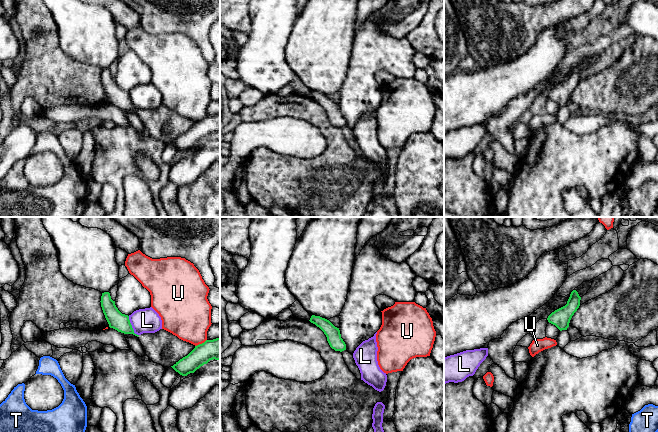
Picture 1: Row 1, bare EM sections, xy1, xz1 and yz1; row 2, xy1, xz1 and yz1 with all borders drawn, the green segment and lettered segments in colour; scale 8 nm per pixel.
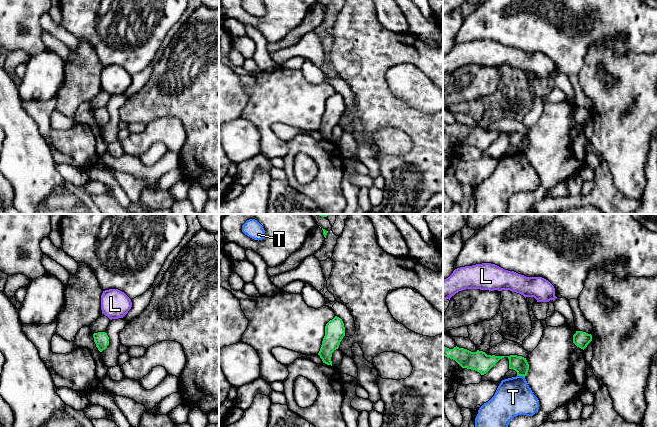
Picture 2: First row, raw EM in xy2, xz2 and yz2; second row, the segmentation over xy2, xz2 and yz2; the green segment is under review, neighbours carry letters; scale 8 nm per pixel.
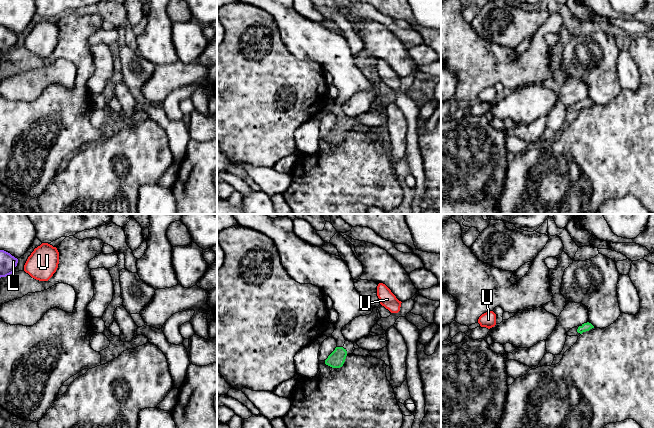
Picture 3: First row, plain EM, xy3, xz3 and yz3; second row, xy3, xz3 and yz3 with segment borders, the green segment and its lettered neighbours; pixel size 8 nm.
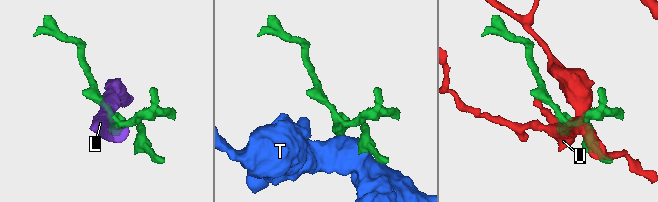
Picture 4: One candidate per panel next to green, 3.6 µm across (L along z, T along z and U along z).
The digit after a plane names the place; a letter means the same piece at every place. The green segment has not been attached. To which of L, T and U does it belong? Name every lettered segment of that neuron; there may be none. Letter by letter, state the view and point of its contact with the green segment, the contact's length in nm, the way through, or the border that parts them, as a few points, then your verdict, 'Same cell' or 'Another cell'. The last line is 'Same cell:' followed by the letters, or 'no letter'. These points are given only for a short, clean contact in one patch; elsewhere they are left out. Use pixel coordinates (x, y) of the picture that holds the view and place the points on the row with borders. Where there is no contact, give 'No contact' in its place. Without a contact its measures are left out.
L: Touches green at xy1 (131, 326). Shared border 180 nm. Boundary: xy1 (128, 316), (133, 331), (138, 335). Another cell
T: Touches green at yz2 (521, 375). Shared border 70 nm. Boundary: yz2 (517, 374), (524, 377). Another cell
U: Touches green at xy1 (200, 344). Shared border 110 nm. Another cell
Same cell: no letter

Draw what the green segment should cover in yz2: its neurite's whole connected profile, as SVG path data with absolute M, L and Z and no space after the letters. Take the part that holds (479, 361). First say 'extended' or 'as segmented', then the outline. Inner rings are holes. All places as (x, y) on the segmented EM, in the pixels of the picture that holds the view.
as segmented; M443 345L443 356L455 360L462 368L475 370L481 375L486 374L500 359L504 357L509 359L509 369L515 370L518 376L525 377L529 370L529 364L526 358L517 355L491 356L479 350L471 352L457 346L453 349L449 349Z

